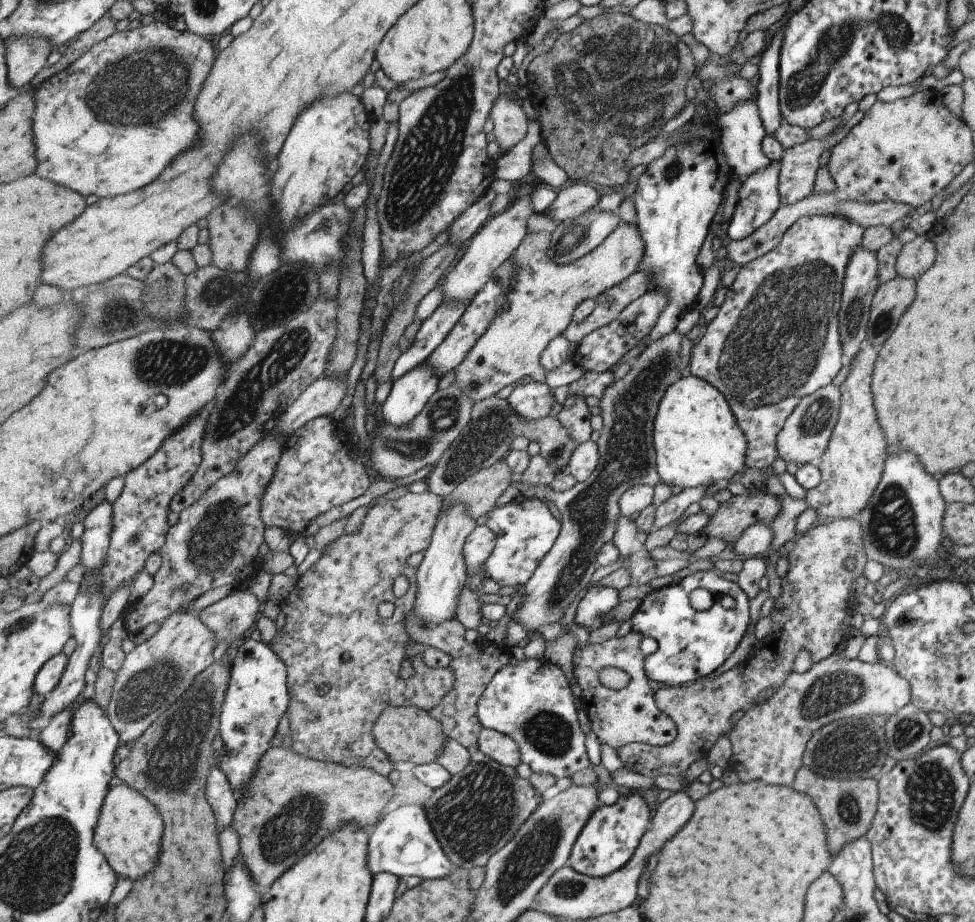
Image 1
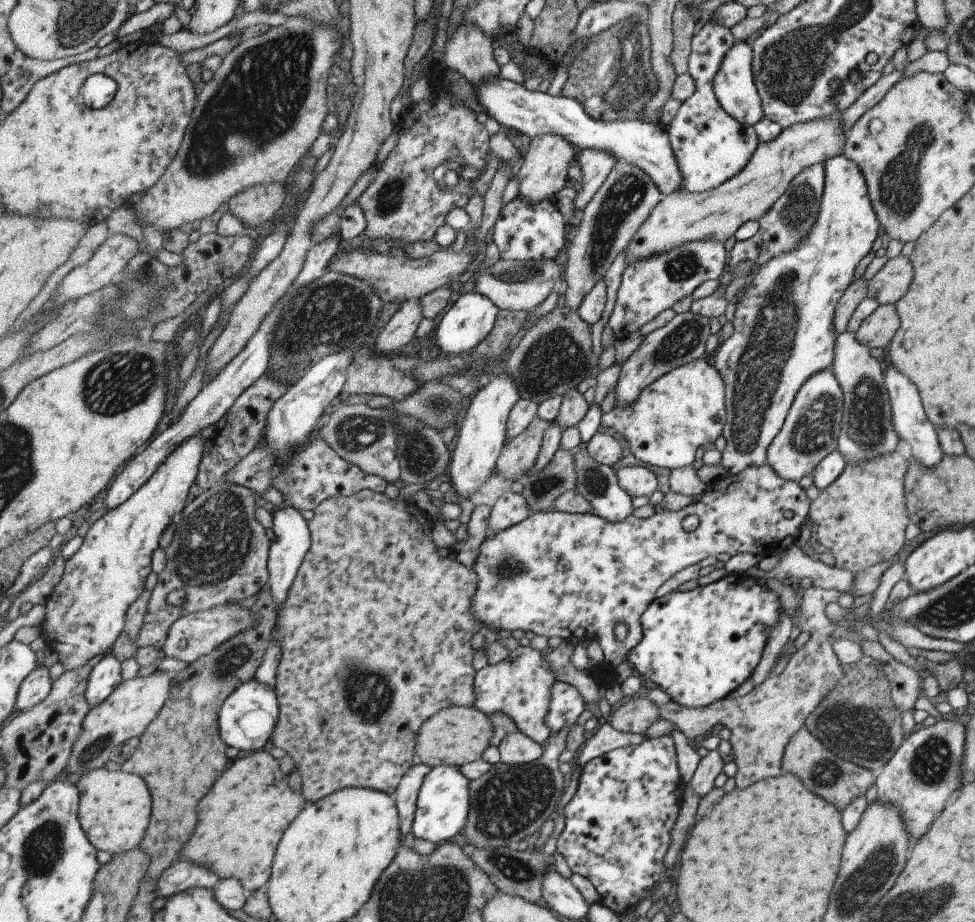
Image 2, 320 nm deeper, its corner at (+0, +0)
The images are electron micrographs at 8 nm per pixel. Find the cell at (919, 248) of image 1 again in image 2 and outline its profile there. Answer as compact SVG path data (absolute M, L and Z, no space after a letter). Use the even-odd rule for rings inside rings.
M898 255L887 259L866 282L866 296L873 298L879 305L893 305L906 294L913 273L912 264L907 257Z

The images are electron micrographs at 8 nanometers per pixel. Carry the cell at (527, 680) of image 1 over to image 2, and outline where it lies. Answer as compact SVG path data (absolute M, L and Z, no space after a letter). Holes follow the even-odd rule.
M557 681L553 685L547 724L552 728L552 732L563 729L573 730L577 718L586 708L587 704L575 686Z

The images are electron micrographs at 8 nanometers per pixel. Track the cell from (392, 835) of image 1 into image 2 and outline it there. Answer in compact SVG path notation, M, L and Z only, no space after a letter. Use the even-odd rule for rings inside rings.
M459 765L436 766L426 776L418 796L418 810L413 826L414 836L439 846L464 830L470 818L472 782L466 774L463 774Z

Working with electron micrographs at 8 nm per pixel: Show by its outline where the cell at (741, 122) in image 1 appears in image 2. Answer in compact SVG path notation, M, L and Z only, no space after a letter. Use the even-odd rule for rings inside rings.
M745 40L733 41L730 44L730 49L726 52L725 58L721 62L721 68L714 78L713 89L723 110L740 123L753 126L764 116L760 98L753 82L752 50Z

